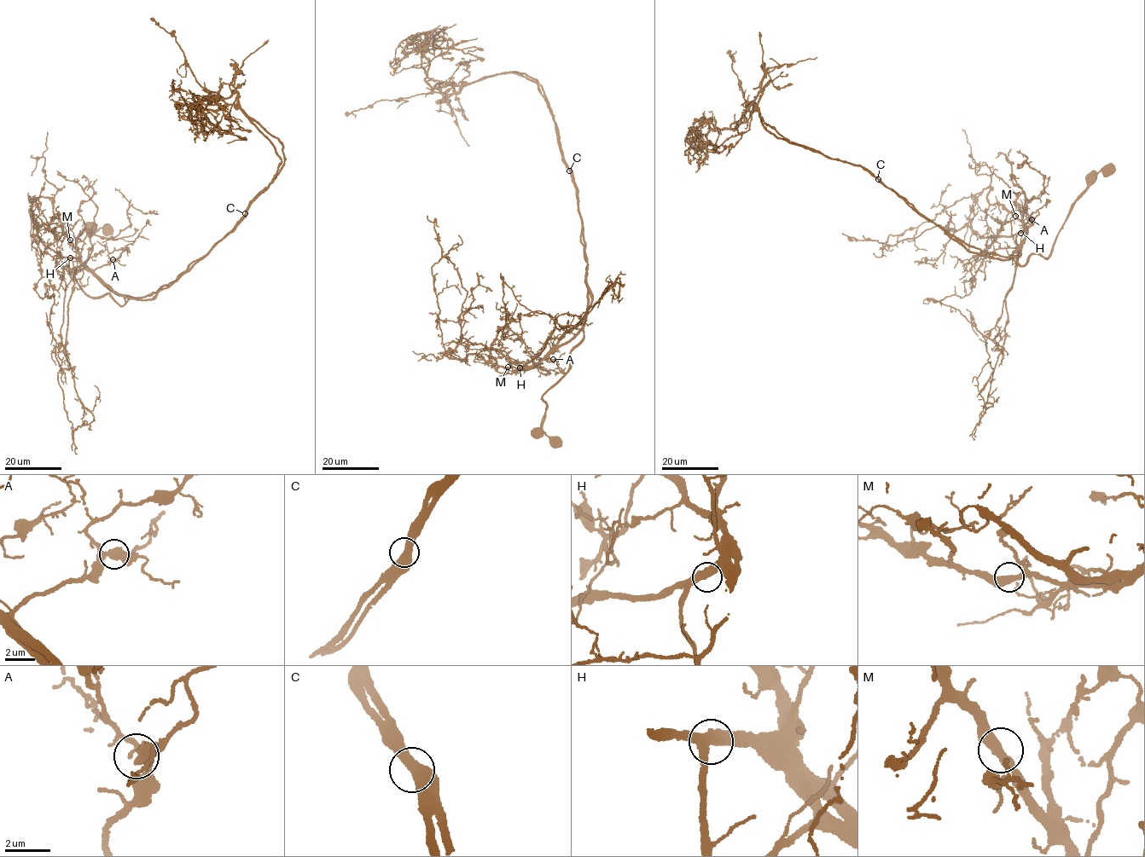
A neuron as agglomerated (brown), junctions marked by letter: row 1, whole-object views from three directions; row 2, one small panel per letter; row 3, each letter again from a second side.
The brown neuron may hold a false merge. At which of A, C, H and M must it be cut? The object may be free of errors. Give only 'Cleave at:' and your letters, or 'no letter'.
Cleave at: C

